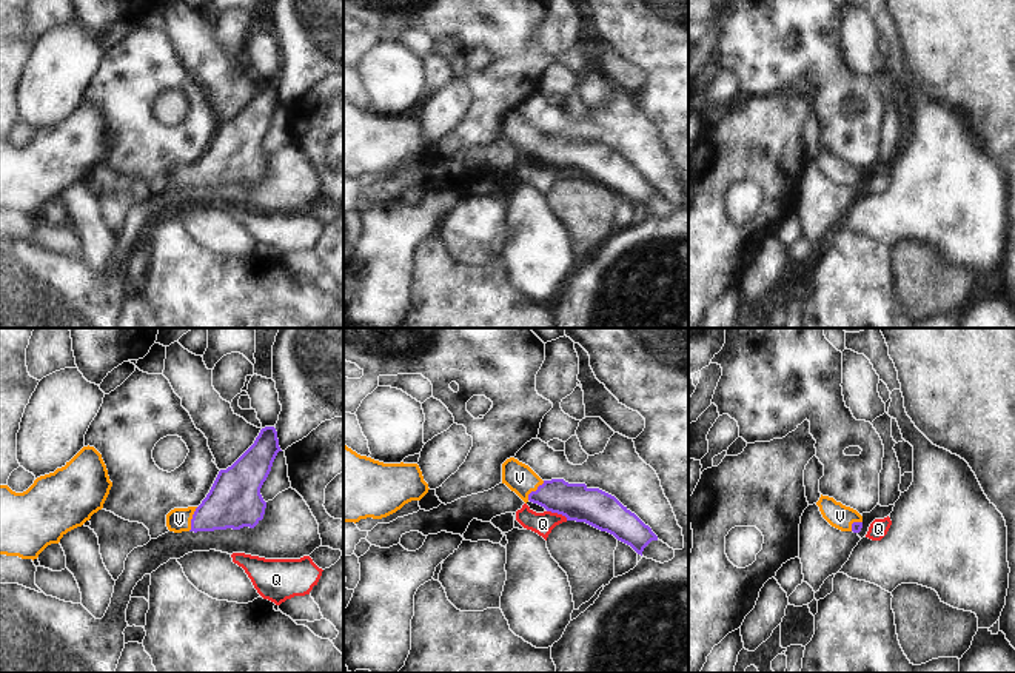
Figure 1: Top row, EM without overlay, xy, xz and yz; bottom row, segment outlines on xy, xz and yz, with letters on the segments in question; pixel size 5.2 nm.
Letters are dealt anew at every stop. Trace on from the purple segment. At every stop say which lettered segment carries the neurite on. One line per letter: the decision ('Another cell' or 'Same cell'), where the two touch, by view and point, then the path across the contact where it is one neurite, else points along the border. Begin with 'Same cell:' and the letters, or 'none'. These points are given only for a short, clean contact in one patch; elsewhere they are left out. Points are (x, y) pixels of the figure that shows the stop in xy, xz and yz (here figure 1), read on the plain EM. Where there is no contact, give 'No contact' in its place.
Same cell: V
Q: Another cell. Touches purple at xz (558, 168)
V: Same cell. Touches purple at xy (191, 174). Path across: xy (234, 156), (205, 173), (191, 174), (179, 174).

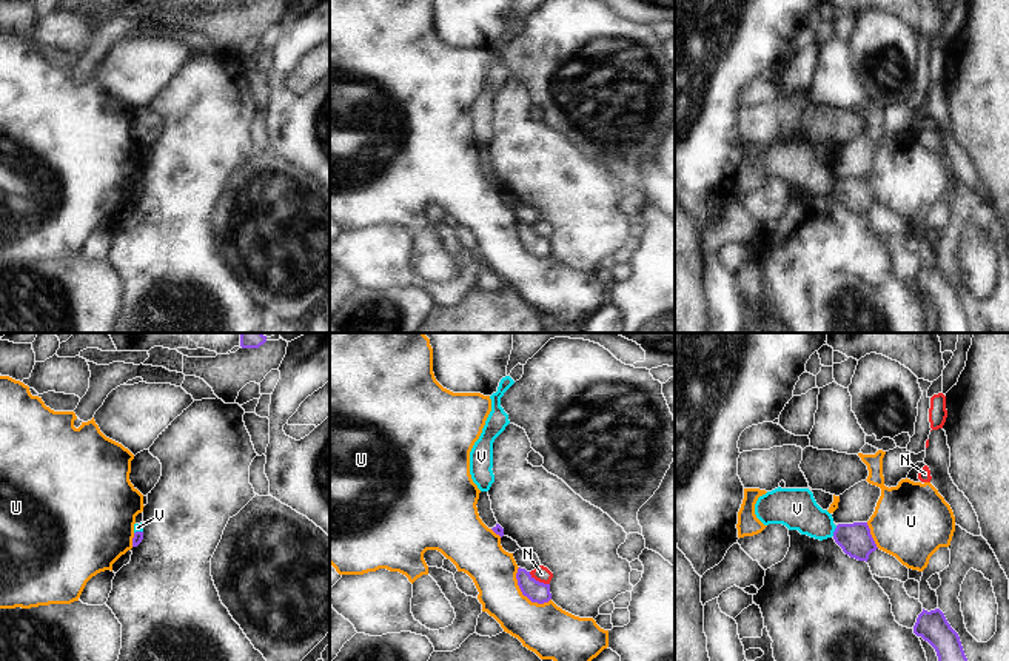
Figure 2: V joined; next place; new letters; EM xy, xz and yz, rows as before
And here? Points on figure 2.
Same cell: none
N: Another cell. Touches purple at xz (538, 236)
U: Another cell. Touches purple at xz (522, 248)
V: Another cell. Touches purple at yz (835, 185). Boundary: yz (837, 181), (832, 190).

